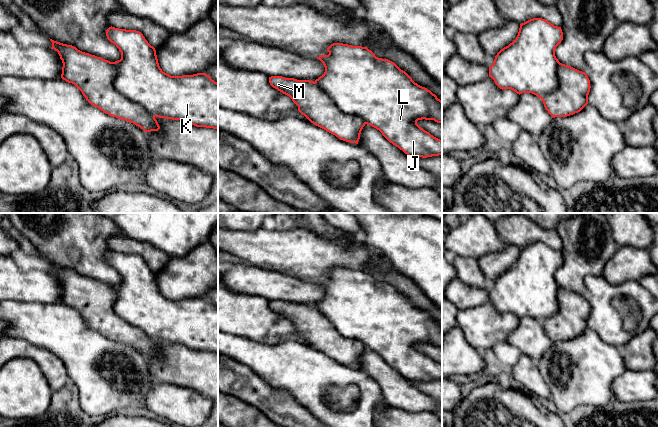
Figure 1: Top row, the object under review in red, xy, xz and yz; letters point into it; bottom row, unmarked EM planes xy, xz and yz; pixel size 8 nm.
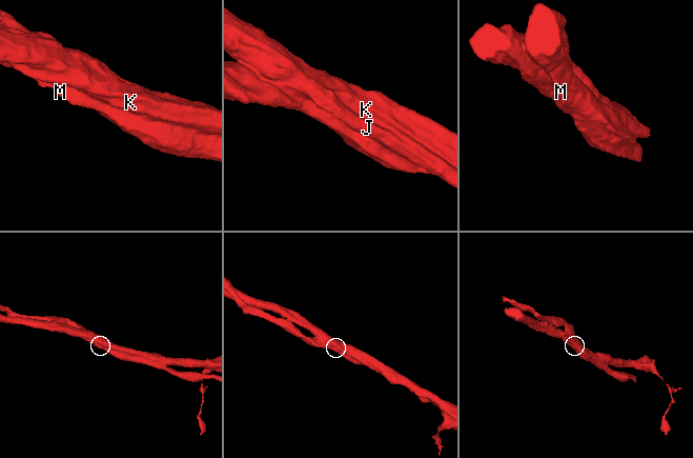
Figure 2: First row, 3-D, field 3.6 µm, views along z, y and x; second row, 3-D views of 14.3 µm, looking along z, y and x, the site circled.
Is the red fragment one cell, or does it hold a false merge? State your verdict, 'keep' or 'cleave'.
cleave

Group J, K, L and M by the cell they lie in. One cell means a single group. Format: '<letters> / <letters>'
J K L / M

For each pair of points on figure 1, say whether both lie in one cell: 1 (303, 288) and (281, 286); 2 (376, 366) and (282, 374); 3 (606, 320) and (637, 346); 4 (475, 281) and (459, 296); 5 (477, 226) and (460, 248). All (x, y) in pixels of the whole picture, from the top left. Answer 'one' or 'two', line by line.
1: one
2: two
3: two
4: two
5: one

